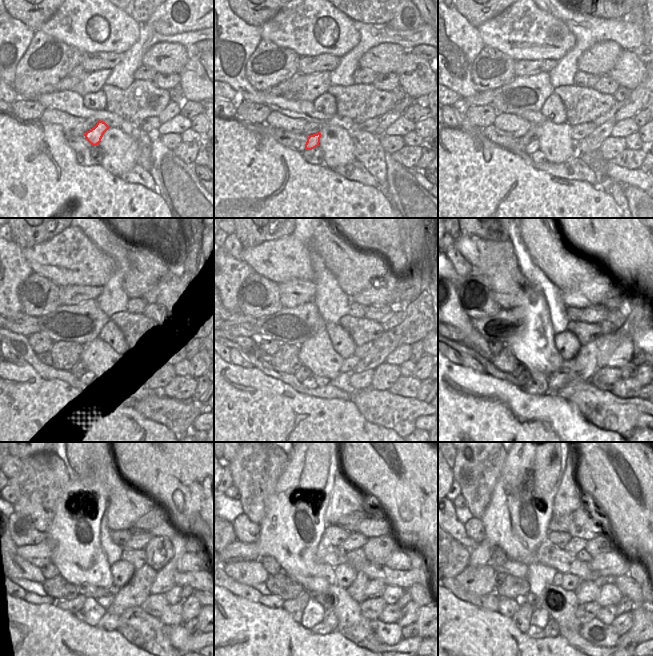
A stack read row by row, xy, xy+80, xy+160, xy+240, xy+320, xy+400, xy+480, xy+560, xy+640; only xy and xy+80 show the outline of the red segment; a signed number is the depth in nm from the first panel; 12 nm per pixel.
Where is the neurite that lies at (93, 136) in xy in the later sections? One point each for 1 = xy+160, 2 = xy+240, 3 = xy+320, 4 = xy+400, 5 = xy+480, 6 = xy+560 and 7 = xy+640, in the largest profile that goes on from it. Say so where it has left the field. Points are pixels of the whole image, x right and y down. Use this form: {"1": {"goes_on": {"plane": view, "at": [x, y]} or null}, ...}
{"1": {"goes_on": {"plane": "xy+160", "at": [534, 146]}}, "2": {"goes_on": {"plane": "xy+240", "at": [85, 380]}}, "3": {"goes_on": {"plane": "xy+320", "at": [310, 382]}}, "4": {"goes_on": {"plane": "xy+400", "at": [533, 387]}}, "5": {"goes_on": {"plane": "xy+480", "at": [91, 612]}}, "6": {"goes_on": {"plane": "xy+560", "at": [313, 614]}}, "7": {"goes_on": {"plane": "xy+640", "at": [540, 617]}}}

